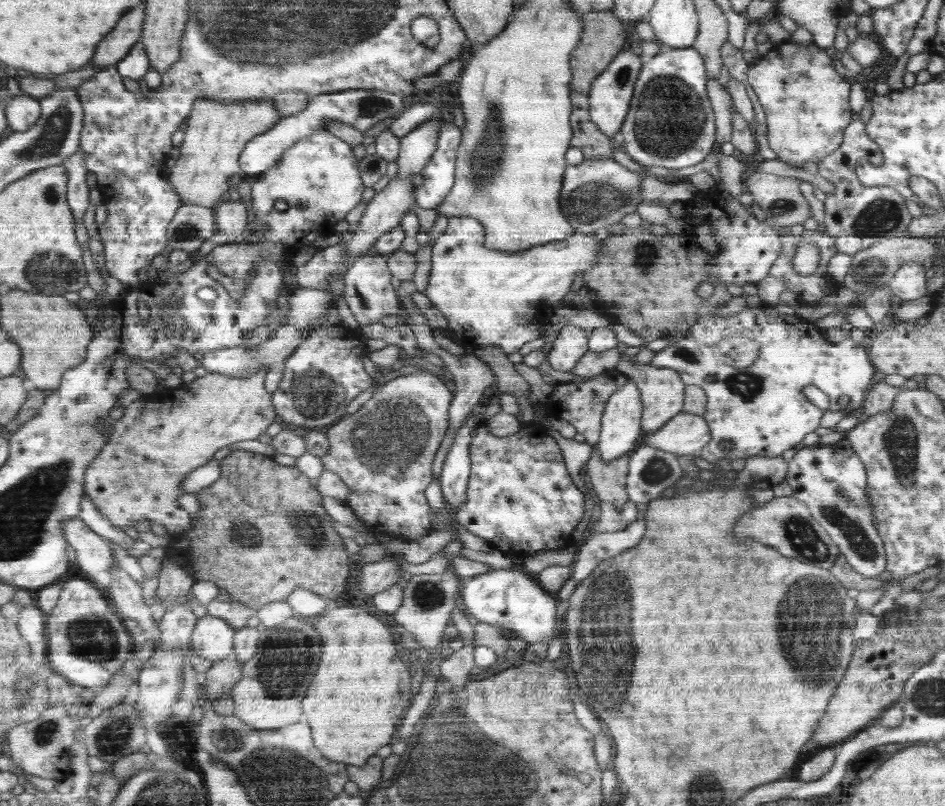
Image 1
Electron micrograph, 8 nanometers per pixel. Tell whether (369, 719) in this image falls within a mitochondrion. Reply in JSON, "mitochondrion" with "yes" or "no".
{"mitochondrion":"no"}

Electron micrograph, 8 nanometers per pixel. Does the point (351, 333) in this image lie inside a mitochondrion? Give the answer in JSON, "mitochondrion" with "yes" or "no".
{"mitochondrion":"no"}

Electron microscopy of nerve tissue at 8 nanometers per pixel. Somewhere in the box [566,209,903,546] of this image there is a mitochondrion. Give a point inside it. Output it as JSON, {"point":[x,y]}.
{"point":[867,272]}

